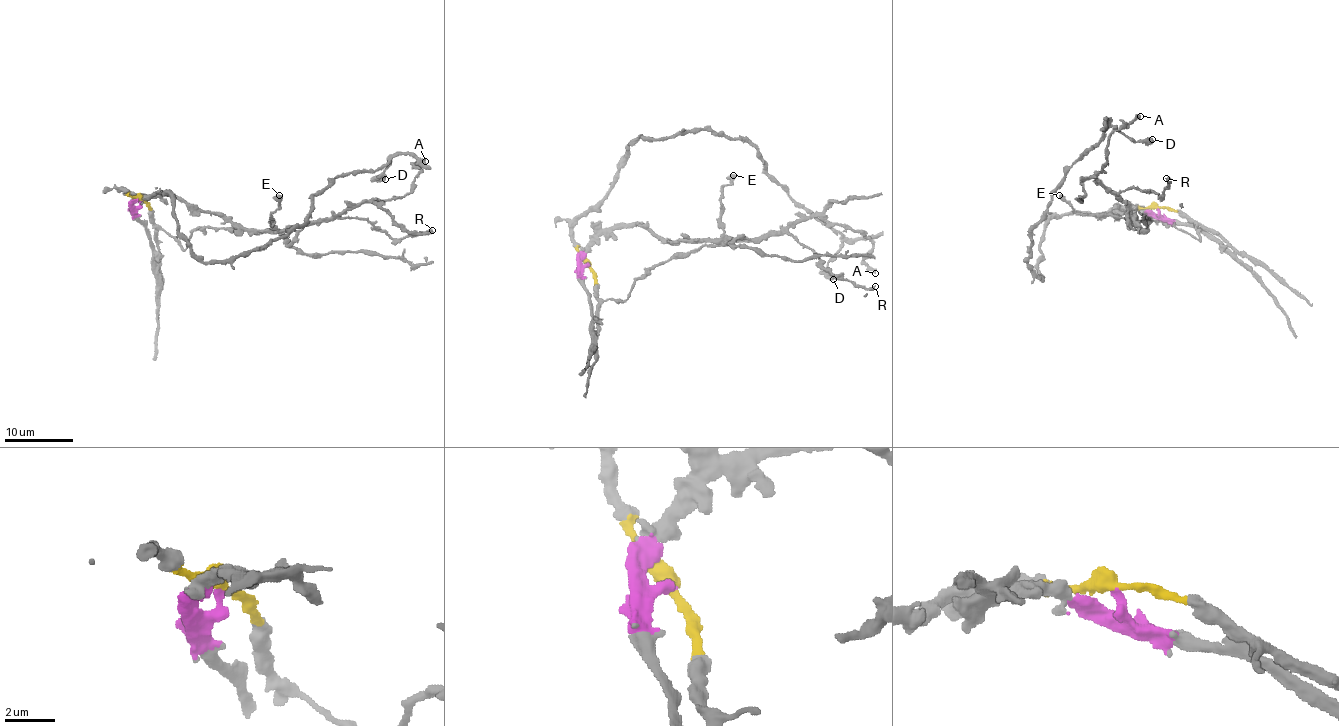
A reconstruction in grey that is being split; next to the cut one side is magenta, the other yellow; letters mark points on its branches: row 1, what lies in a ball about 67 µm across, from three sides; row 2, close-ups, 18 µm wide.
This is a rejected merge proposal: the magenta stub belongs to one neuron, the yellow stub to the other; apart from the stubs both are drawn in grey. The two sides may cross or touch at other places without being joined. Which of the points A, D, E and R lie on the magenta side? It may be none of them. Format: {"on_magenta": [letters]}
{"on_magenta": ["A", "E", "R"]}

